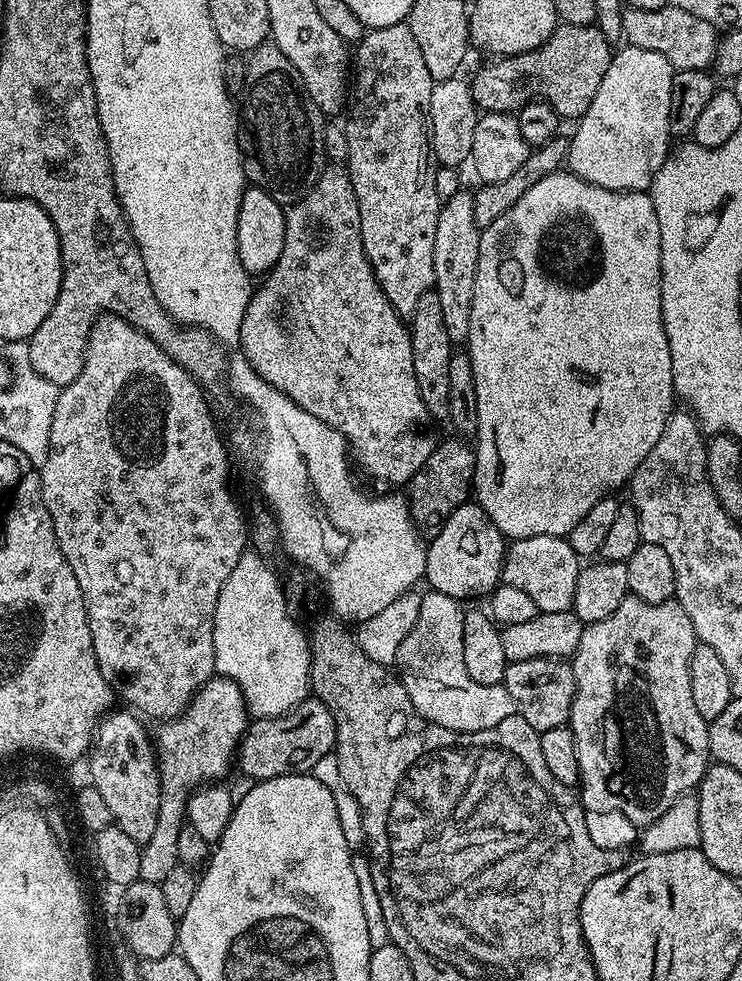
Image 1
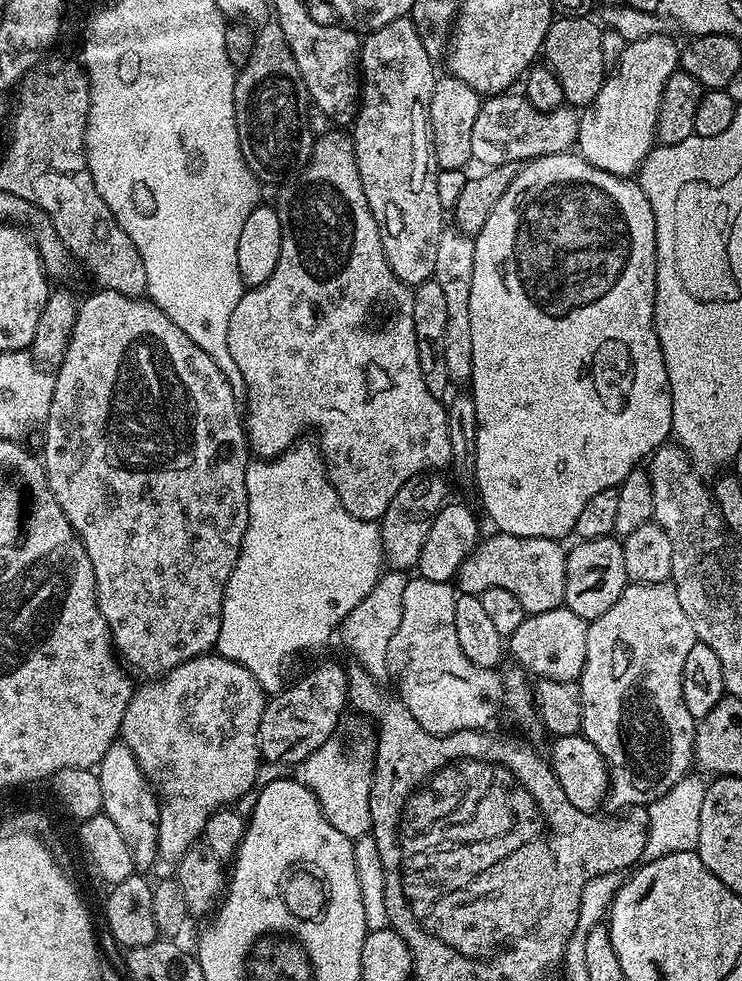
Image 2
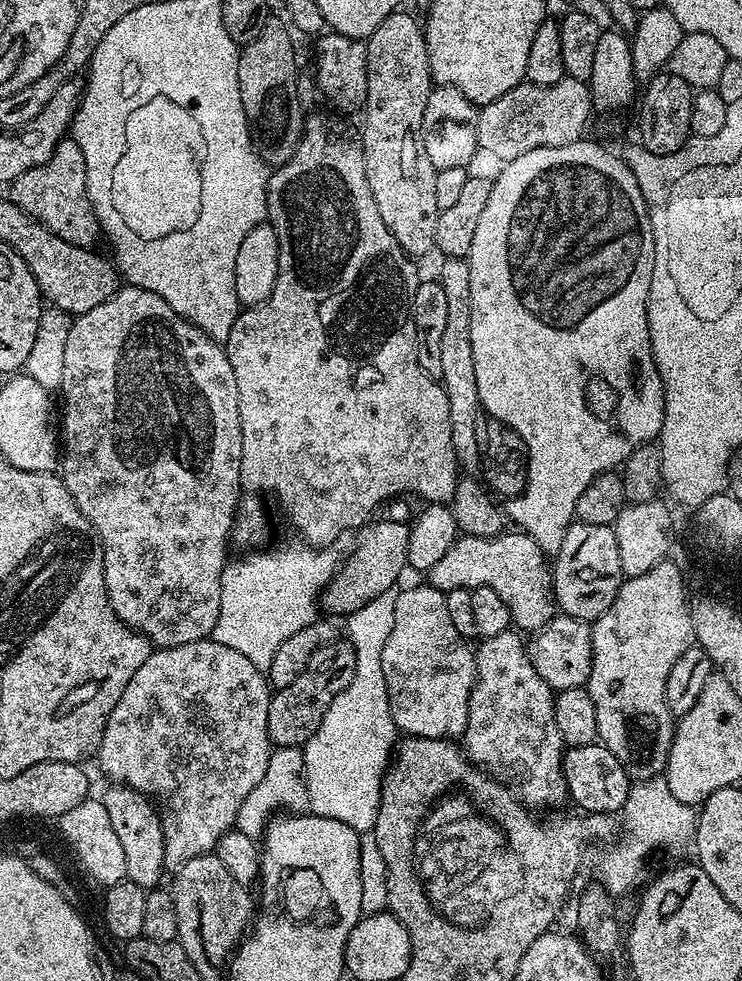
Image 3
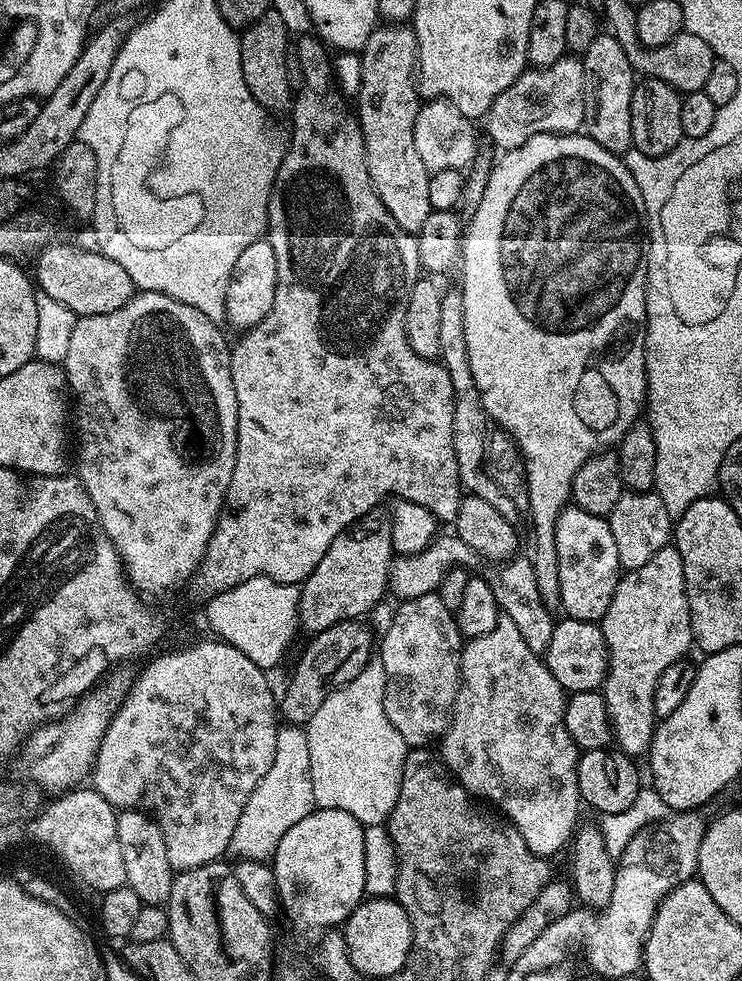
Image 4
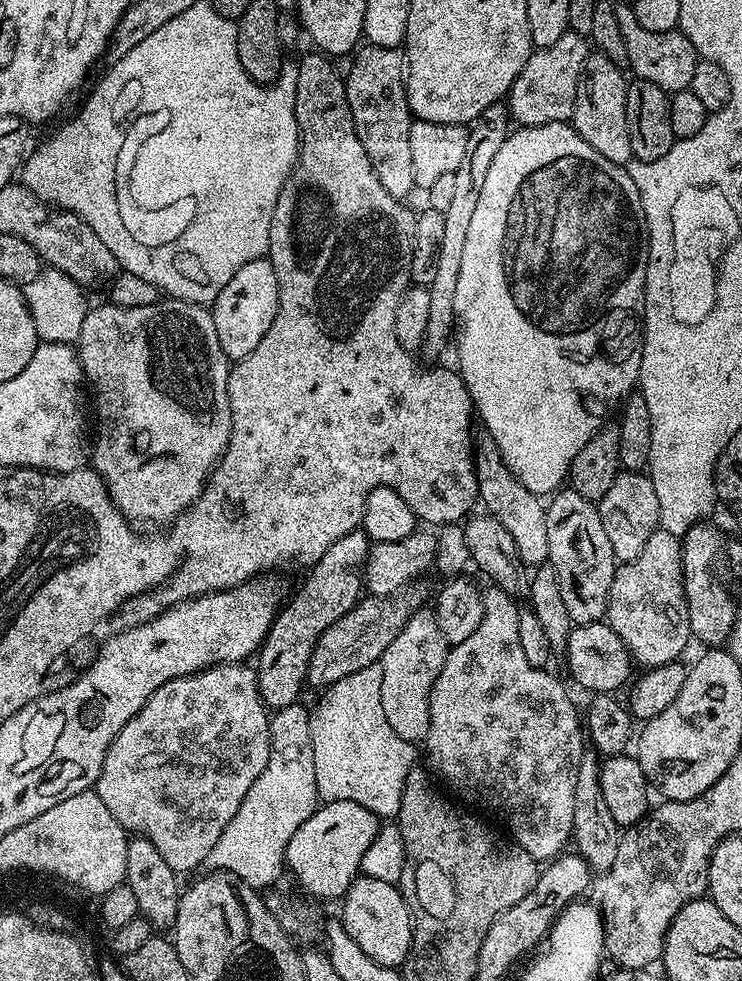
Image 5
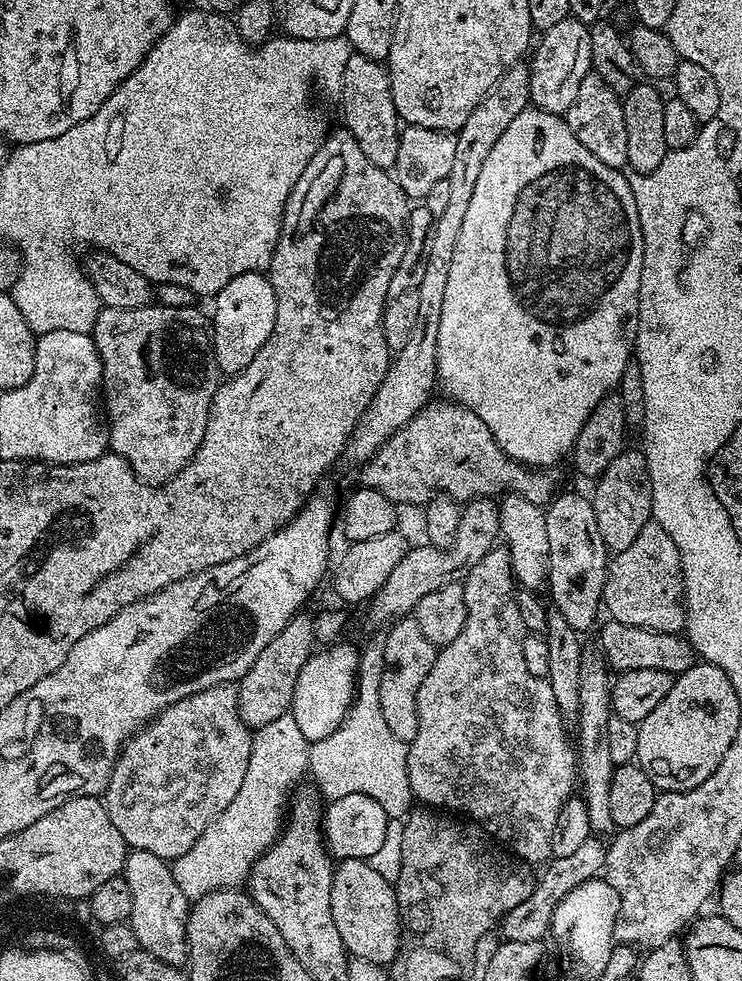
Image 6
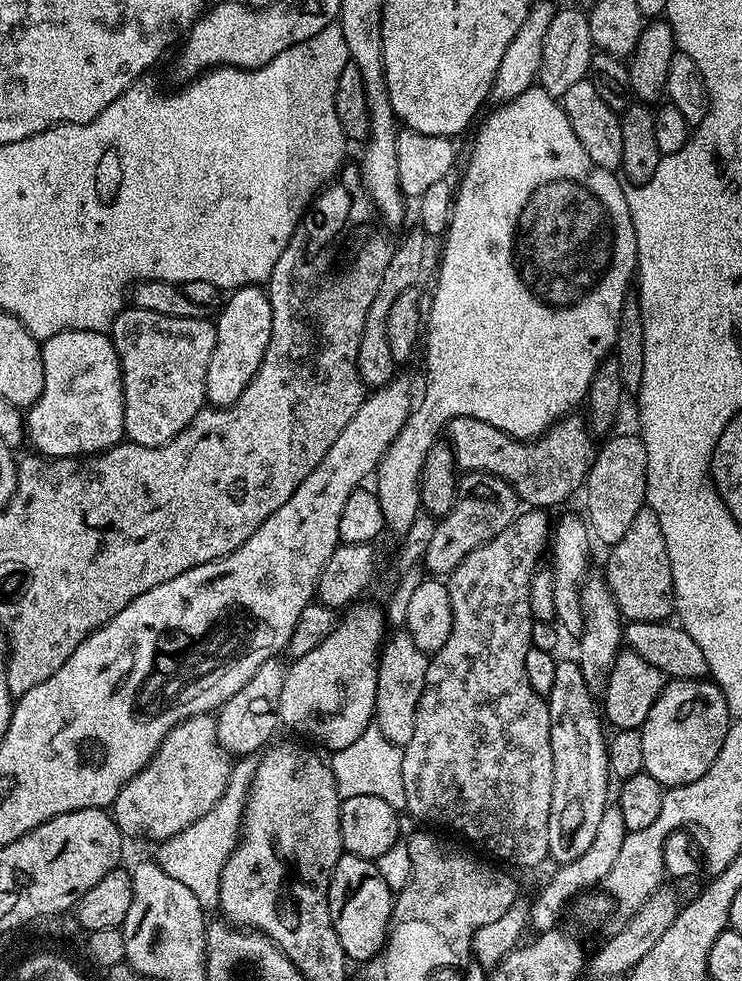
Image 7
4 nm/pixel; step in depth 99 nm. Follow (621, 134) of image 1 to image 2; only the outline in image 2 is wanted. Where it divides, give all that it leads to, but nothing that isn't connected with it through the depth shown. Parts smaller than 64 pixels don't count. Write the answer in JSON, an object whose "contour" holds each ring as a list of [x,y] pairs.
{"contour":[[[664,32],[625,43],[614,65],[616,73],[605,79],[594,102],[580,112],[575,147],[590,166],[598,166],[598,170],[606,170],[615,176],[632,178],[639,173],[641,162],[657,143],[656,119],[662,90],[666,90],[670,74],[678,71],[681,51],[681,45],[676,45]]]}

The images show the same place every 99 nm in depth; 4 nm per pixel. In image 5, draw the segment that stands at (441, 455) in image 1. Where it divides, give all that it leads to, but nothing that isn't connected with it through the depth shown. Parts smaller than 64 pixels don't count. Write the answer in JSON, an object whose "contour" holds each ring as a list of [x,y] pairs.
{"contour":[[[357,530],[338,538],[316,564],[307,569],[308,577],[304,585],[276,613],[276,621],[259,649],[260,664],[256,681],[260,687],[260,697],[269,710],[288,707],[301,699],[300,691],[306,688],[310,654],[318,638],[342,614],[346,614],[362,598],[364,587],[364,564],[368,561],[370,541],[368,535]]]}

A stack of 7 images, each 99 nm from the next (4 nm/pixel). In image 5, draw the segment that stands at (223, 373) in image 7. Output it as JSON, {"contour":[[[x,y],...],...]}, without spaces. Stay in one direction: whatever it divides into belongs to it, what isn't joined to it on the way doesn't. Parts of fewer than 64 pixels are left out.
{"contour":[[[265,258],[246,262],[226,286],[222,286],[222,294],[210,305],[214,330],[218,334],[218,346],[228,355],[229,361],[235,362],[254,354],[254,349],[262,338],[266,338],[266,330],[270,330],[270,322],[278,314],[278,274],[274,274],[272,261]]]}

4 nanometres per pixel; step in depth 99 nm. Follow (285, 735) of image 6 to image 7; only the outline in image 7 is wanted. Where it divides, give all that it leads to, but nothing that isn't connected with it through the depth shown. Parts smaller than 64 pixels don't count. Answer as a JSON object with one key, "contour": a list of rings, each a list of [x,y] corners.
{"contour":[[[253,755],[237,759],[232,765],[223,795],[218,798],[218,802],[202,818],[198,818],[197,822],[157,845],[155,863],[166,871],[170,878],[175,878],[189,887],[206,910],[219,903],[221,872],[239,840],[249,787],[252,785],[257,763]]]}

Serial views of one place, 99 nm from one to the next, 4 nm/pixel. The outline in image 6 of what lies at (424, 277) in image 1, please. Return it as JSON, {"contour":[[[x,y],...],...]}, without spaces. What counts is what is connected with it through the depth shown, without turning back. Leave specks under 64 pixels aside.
{"contour":[[[353,52],[346,61],[346,70],[342,70],[338,91],[340,112],[344,115],[343,127],[356,139],[358,146],[362,146],[362,154],[366,154],[366,158],[370,158],[374,166],[385,170],[395,169],[402,121],[396,115],[394,94],[390,94],[387,67],[366,54]]]}

